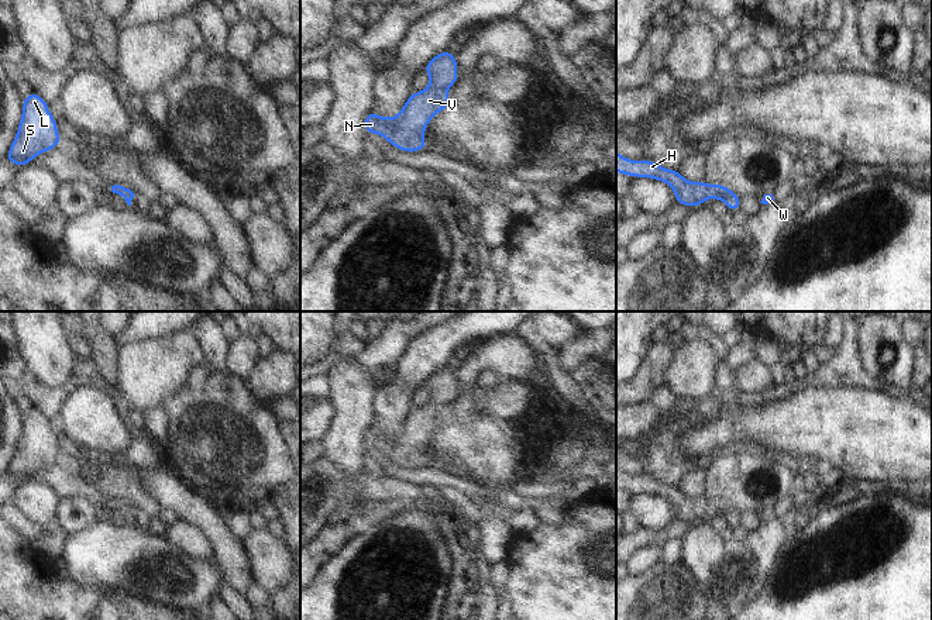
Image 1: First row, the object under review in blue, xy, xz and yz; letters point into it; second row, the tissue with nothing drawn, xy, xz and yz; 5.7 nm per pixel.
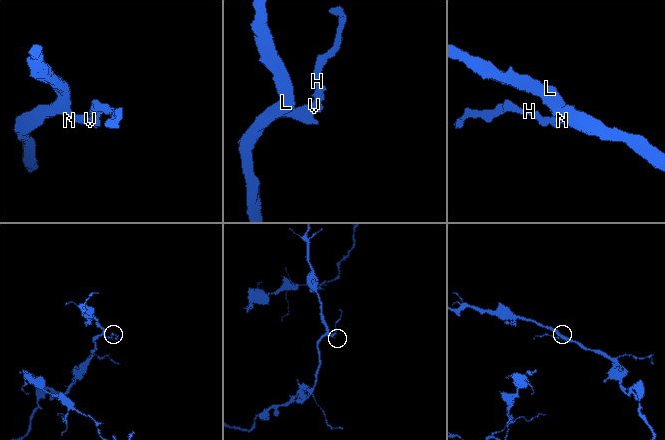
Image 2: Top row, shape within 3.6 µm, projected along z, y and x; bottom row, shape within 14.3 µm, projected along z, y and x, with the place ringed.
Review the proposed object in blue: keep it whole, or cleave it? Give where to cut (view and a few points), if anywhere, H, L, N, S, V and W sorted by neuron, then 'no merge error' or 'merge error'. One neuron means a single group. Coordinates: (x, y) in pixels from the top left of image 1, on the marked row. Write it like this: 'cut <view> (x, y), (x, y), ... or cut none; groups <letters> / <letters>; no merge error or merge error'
cut none; groups H L N S V W; no merge error

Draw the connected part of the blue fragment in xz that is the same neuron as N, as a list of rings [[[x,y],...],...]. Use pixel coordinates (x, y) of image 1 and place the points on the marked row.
[[[447,48],[422,70],[430,76],[429,86],[412,92],[396,116],[385,118],[371,110],[364,120],[367,134],[378,134],[393,148],[409,154],[426,149],[424,130],[437,113],[451,106],[446,90],[458,82],[457,58]]]

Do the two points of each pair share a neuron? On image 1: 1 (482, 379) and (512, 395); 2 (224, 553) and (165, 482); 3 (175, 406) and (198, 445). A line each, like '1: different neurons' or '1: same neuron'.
1: different neurons
2: same neuron
3: same neuron

